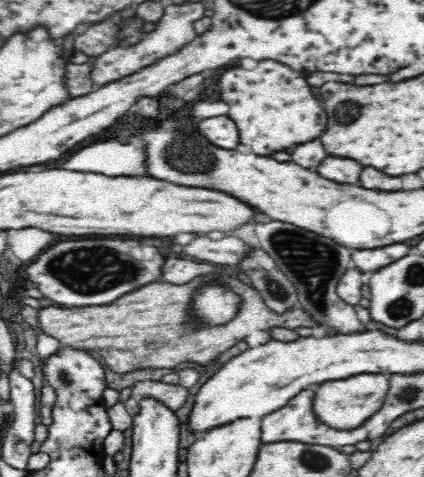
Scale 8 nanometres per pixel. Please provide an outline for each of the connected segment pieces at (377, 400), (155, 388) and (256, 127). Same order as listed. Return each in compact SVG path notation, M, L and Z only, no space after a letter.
M362 374L362 376L350 376L346 380L324 382L315 387L314 412L320 420L324 420L332 428L346 431L358 429L364 420L368 420L374 412L380 410L388 394L388 386L390 380L386 374Z
M144 380L132 387L132 394L138 401L144 397L152 397L163 402L170 411L177 411L189 397L189 389L180 384L167 384L163 381L151 382Z
M268 58L258 61L258 64L252 70L234 65L222 74L220 90L221 100L230 104L227 116L236 122L236 126L240 130L240 142L250 142L254 152L260 154L260 156L280 152L280 150L284 150L288 146L294 147L300 142L309 142L318 138L326 130L327 112L323 103L317 100L304 73L290 68L283 62L276 62L276 60Z

